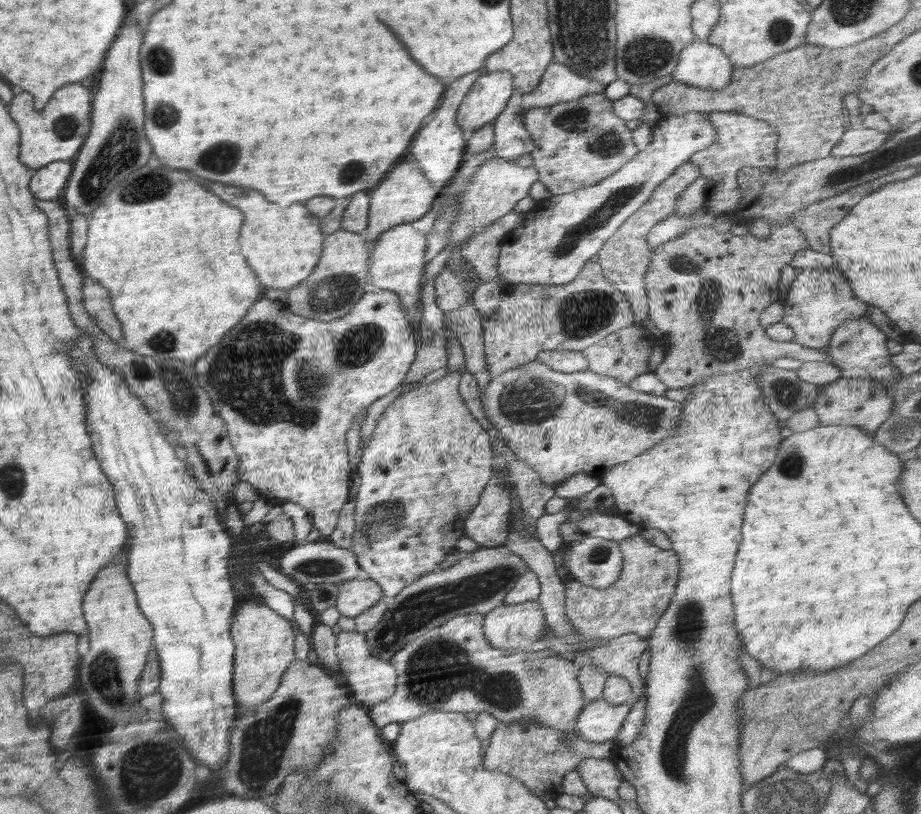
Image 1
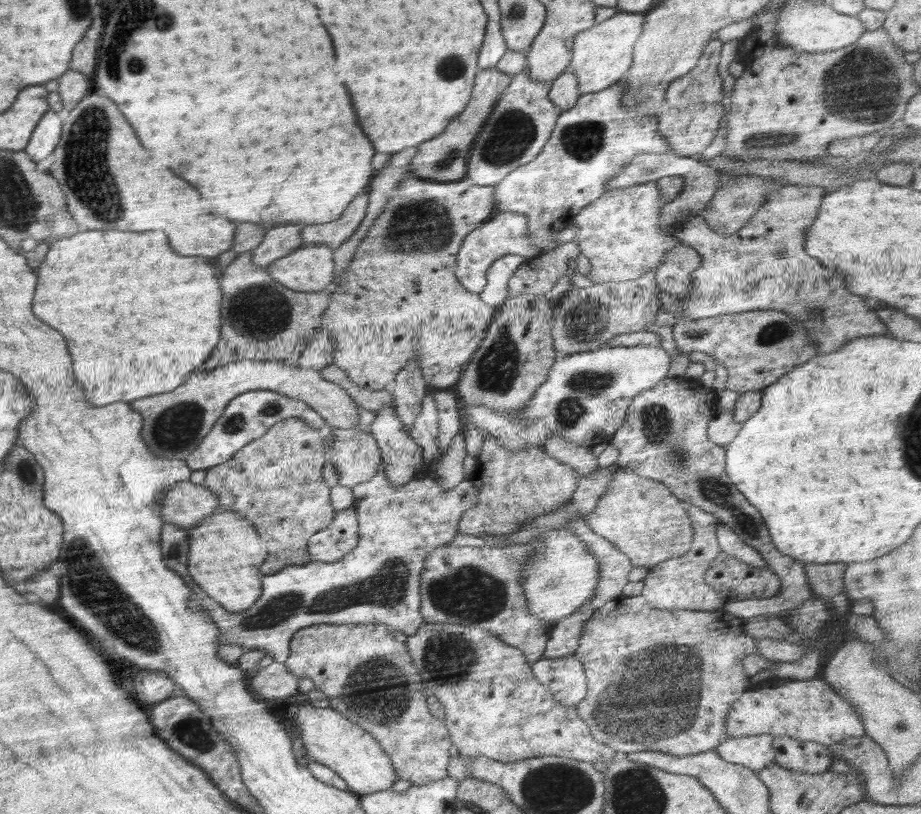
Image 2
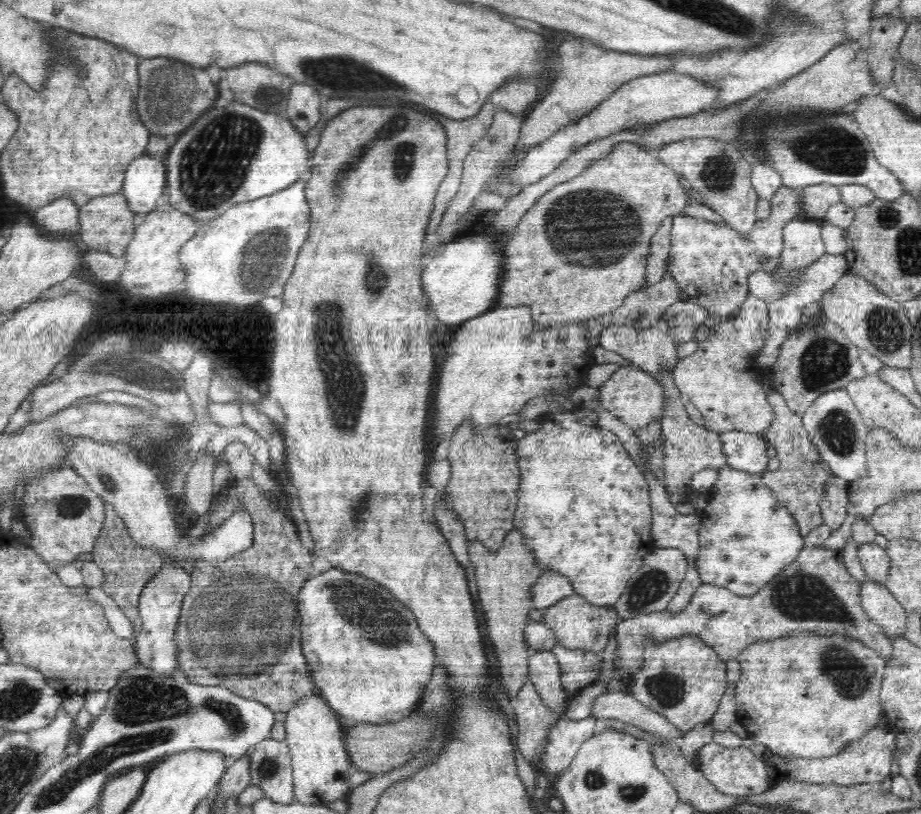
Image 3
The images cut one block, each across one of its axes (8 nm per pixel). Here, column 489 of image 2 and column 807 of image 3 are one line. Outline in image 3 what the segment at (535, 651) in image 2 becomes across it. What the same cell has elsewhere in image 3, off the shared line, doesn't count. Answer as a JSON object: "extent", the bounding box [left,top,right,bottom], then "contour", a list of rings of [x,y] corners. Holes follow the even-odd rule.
{"extent":[615,546,893,674],"contour":[[[821,546],[804,547],[798,558],[790,566],[784,567],[784,572],[780,572],[774,580],[752,596],[738,596],[726,588],[702,584],[694,592],[690,604],[687,604],[683,612],[674,614],[666,613],[666,611],[652,612],[652,614],[642,614],[629,620],[622,619],[616,626],[615,668],[624,669],[629,674],[637,673],[644,662],[646,645],[663,643],[679,636],[694,635],[700,637],[700,640],[714,649],[720,659],[726,662],[728,659],[737,660],[739,654],[756,641],[788,637],[794,631],[816,632],[822,635],[826,635],[826,633],[846,635],[863,642],[872,650],[880,653],[880,657],[887,662],[893,653],[892,641],[884,635],[882,627],[866,615],[859,595],[861,583],[848,573],[843,561],[844,556],[841,549],[824,549]]]}

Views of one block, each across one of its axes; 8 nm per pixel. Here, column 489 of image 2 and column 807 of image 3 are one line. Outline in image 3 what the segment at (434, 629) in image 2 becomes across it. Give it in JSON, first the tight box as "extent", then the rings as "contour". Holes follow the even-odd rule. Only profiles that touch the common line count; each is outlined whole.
{"extent":[735,631,886,759],"contour":[[[794,631],[788,637],[780,637],[769,641],[756,641],[745,648],[737,658],[741,666],[741,677],[735,688],[735,699],[737,702],[736,718],[746,730],[748,737],[756,742],[770,748],[774,755],[785,759],[811,759],[829,757],[843,751],[848,743],[861,739],[868,731],[877,726],[877,722],[883,718],[883,706],[880,700],[881,684],[883,682],[886,661],[880,657],[880,653],[872,650],[859,640],[852,639],[846,635],[826,635],[816,632]]]}

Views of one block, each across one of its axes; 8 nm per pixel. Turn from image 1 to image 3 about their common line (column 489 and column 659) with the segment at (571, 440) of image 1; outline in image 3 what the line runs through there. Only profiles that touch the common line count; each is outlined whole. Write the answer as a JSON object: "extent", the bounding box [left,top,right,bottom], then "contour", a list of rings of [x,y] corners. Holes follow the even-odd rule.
{"extent":[599,366,665,431],"contour":[[[621,366],[599,388],[601,404],[624,424],[637,431],[644,429],[650,422],[660,421],[665,403],[664,389],[655,376],[634,366]]]}

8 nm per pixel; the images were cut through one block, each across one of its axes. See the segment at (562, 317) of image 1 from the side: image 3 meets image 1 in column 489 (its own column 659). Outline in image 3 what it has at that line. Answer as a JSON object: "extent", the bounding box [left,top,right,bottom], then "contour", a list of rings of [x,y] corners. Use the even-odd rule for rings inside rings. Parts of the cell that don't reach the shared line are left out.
{"extent":[599,317,679,377],"contour":[[[660,317],[654,326],[644,329],[632,327],[608,325],[603,328],[599,336],[599,345],[610,352],[616,352],[626,360],[632,362],[632,366],[646,371],[648,374],[657,377],[664,369],[674,370],[679,361],[676,354],[678,345],[672,343],[669,335],[669,328],[665,319]]]}

